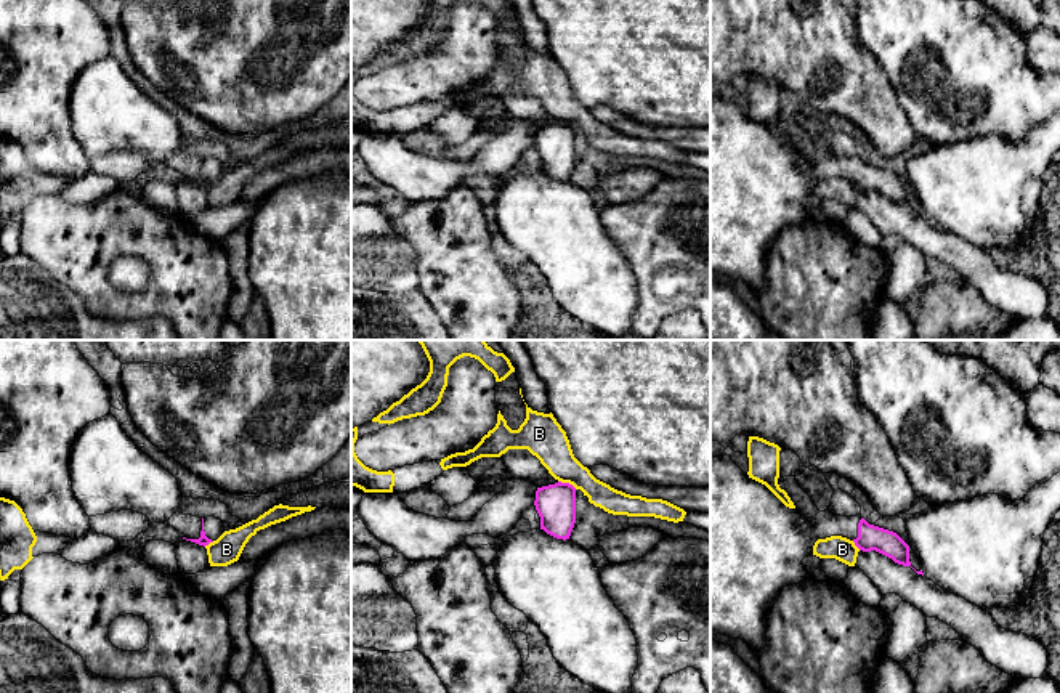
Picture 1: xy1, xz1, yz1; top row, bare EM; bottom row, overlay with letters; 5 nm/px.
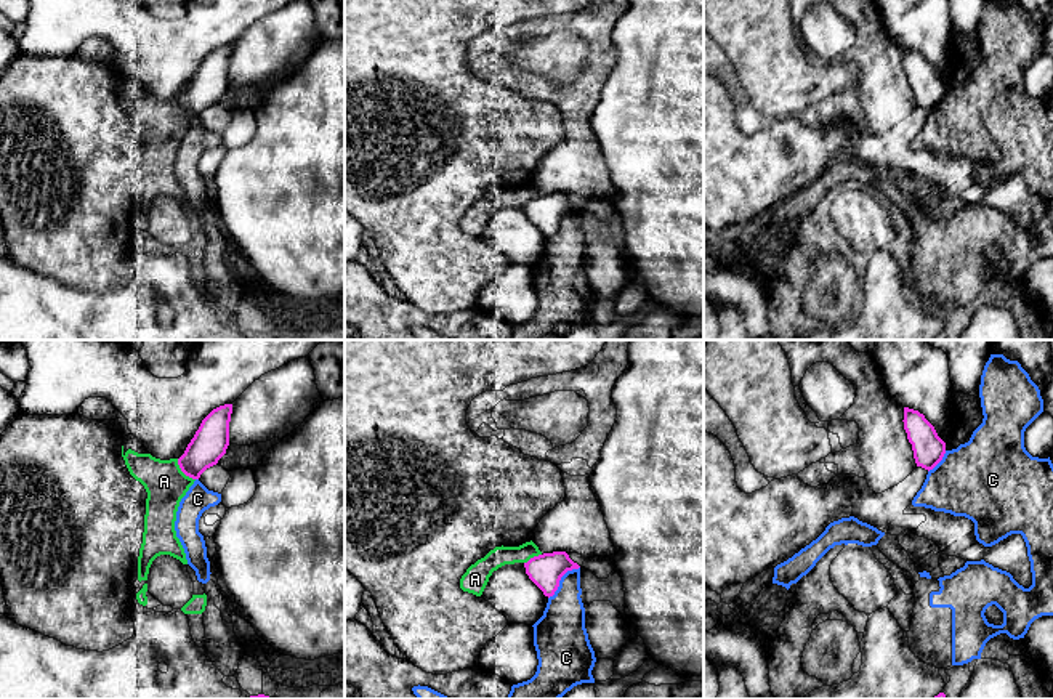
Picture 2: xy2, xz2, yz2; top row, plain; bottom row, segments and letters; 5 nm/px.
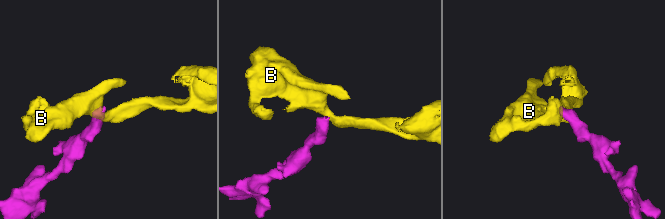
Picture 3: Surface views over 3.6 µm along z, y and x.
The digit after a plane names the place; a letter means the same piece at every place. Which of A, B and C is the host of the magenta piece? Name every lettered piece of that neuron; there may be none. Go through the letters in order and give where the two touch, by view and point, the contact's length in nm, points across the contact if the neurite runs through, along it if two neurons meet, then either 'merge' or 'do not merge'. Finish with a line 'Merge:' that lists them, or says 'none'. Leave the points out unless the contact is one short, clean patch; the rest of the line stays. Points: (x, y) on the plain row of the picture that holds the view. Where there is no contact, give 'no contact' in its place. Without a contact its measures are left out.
A: xy2 (183, 113) | 140 nm | do not merge
B: xz1 (568, 124) | 100 nm | along xz1 (558, 121), (568, 122), (576, 129) | do not merge
C: xz2 (560, 220) | 220 nm | do not merge
Merge: none

